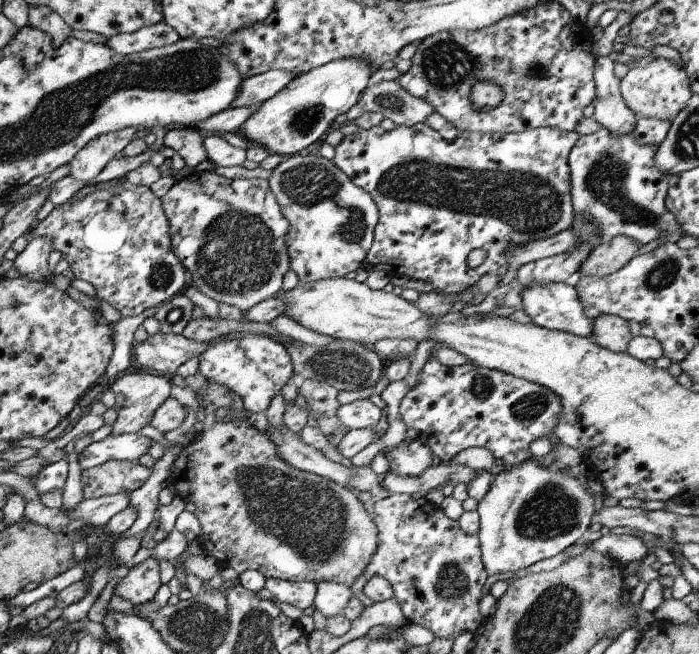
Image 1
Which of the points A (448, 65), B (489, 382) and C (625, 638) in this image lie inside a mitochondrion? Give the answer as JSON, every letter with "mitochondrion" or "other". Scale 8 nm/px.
{"A":"mitochondrion","B":"mitochondrion","C":"other"}

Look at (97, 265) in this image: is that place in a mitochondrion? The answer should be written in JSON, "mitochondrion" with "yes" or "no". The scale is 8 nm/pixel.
{"mitochondrion":"no"}

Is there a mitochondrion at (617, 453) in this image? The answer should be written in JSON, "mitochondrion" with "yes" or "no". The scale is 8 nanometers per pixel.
{"mitochondrion":"no"}

